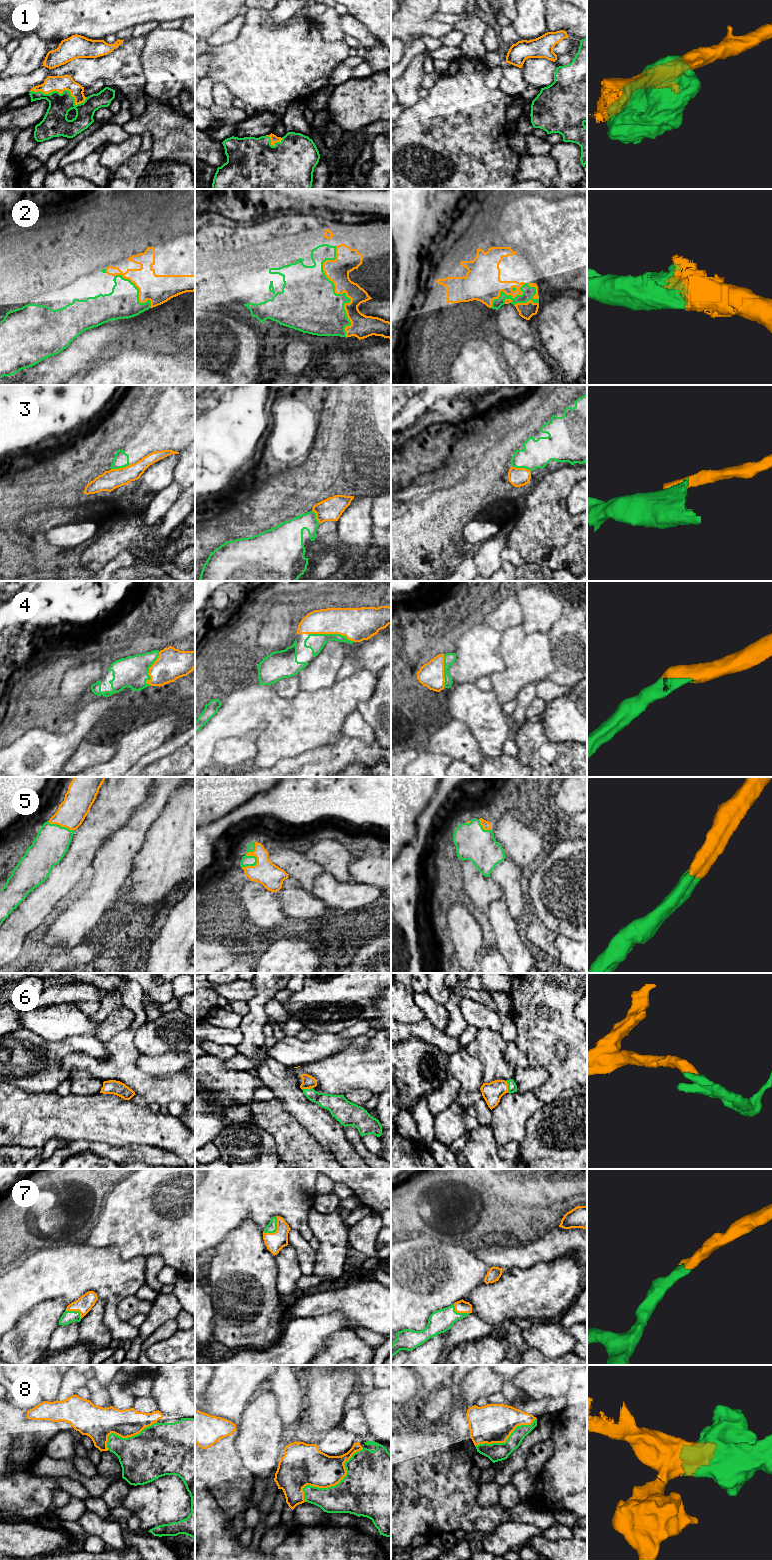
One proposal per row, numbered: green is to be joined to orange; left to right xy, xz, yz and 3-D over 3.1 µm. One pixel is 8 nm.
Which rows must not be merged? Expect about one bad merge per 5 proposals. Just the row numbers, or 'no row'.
3

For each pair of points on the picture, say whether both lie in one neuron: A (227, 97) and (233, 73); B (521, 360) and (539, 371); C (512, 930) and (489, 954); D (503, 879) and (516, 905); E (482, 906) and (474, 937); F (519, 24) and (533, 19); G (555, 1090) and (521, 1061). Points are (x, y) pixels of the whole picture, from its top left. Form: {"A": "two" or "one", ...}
{"A": "two", "B": "one", "C": "two", "D": "one", "E": "two", "F": "one", "G": "two"}

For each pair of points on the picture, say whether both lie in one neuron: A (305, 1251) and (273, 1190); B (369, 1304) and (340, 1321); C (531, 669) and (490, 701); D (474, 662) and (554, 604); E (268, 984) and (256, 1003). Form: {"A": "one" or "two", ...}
{"A": "two", "B": "two", "C": "two", "D": "two", "E": "one"}

